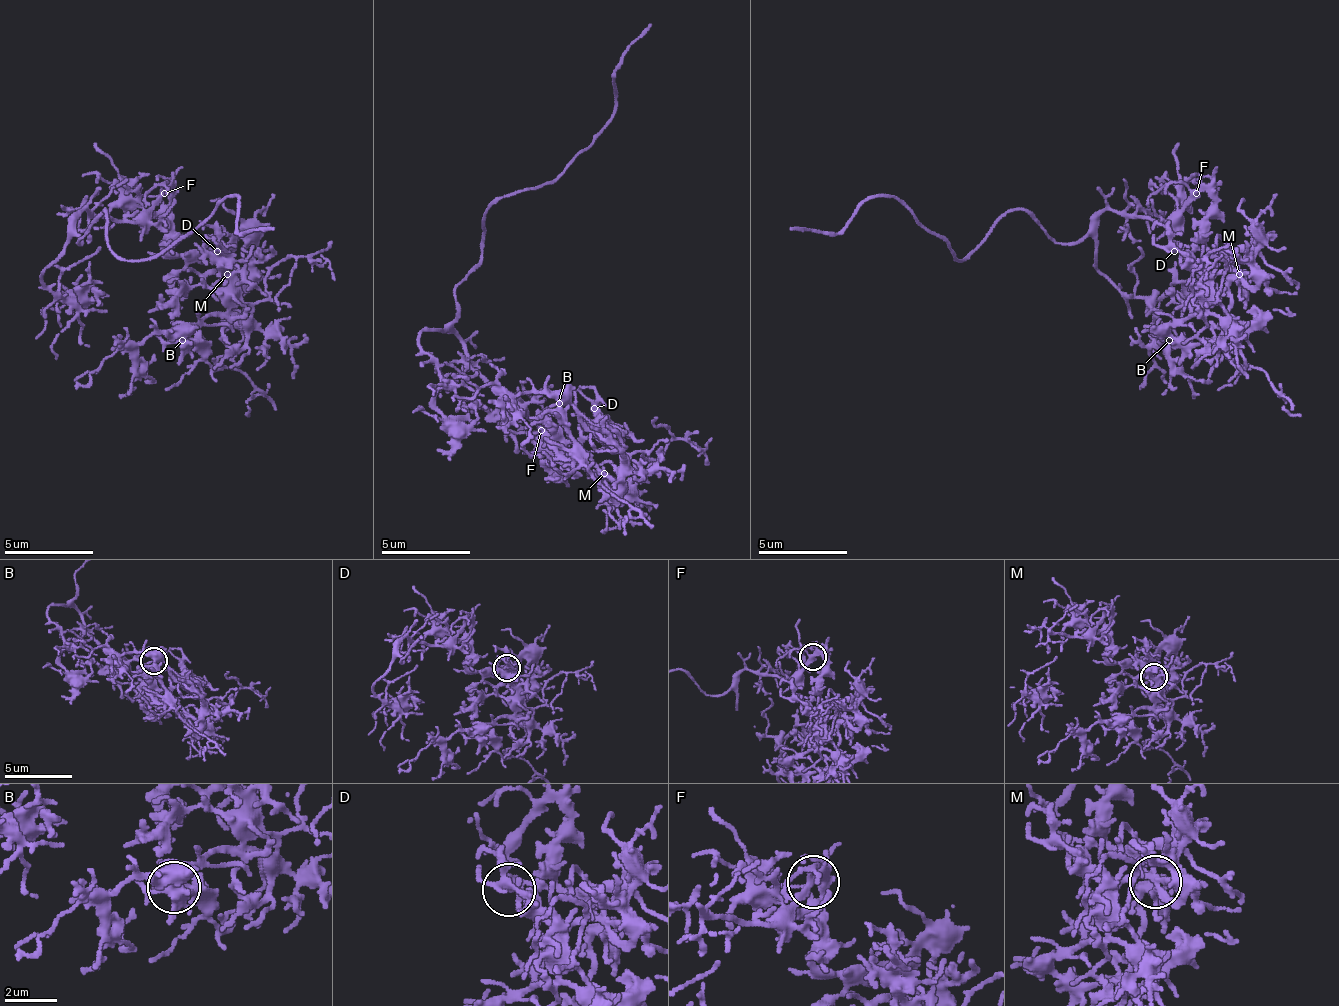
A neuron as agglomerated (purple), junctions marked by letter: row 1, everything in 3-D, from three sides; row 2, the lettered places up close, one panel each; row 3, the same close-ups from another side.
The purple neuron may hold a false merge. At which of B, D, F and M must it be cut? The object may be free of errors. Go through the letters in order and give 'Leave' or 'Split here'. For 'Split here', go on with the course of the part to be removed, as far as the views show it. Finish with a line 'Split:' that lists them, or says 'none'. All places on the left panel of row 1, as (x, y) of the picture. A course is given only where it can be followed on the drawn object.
B: Leave
D: Leave
F: Leave
M: Leave
Split: none

